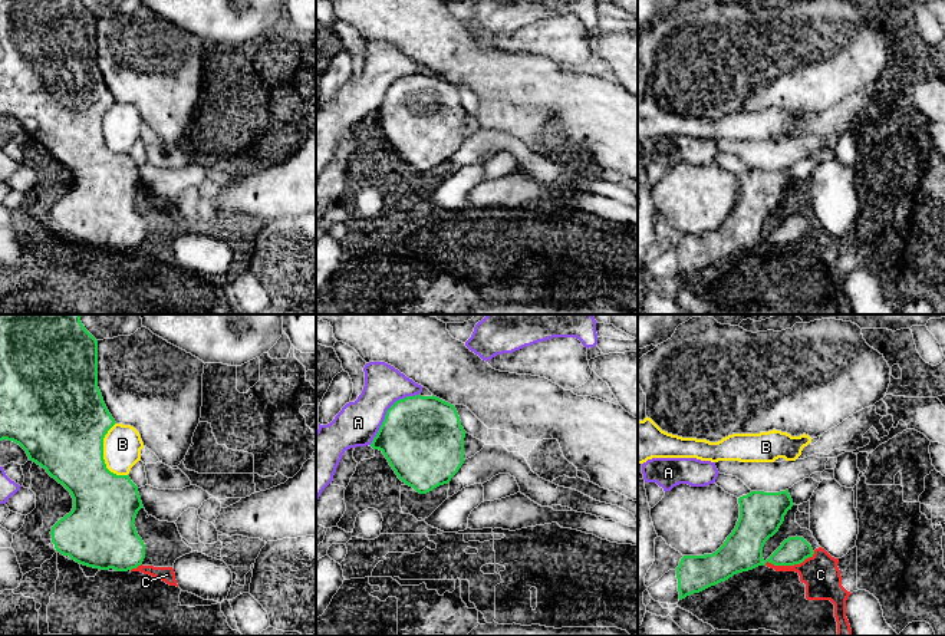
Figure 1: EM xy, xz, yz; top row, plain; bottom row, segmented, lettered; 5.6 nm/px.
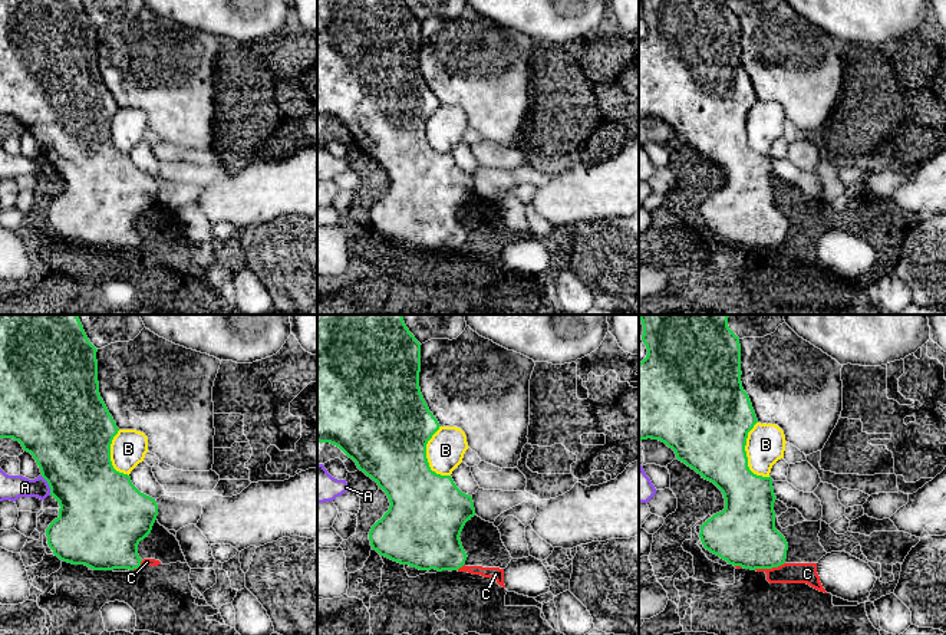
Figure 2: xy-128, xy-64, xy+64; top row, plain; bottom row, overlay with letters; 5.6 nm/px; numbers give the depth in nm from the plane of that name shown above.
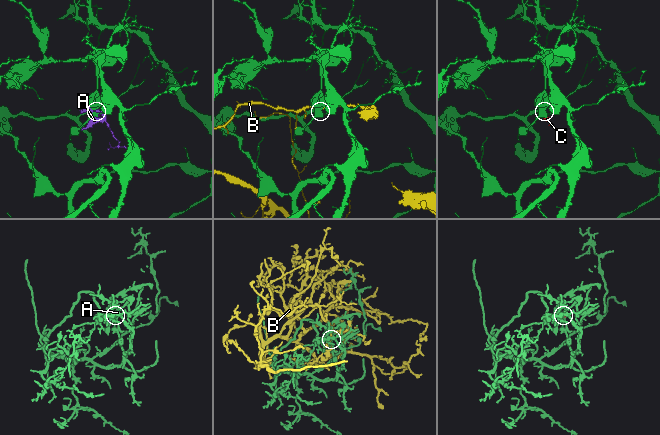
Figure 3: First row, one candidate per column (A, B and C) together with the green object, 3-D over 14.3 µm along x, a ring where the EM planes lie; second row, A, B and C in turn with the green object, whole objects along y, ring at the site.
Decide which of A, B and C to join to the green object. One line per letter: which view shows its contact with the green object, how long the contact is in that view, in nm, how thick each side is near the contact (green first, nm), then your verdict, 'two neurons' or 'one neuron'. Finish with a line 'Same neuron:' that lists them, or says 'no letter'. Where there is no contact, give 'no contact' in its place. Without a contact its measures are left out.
A: meets green in xz; contact 400 nm long; 460 nm thick on the green side, 240 nm on the other; two neurons
B: meets green in xy; contact 320 nm long; 440 nm thick on the green side, 220 nm on the other; two neurons
C: meets green in yz; contact 300 nm long; 190 nm thick on the green side, 200 nm on the other; two neurons
Same neuron: no letter

